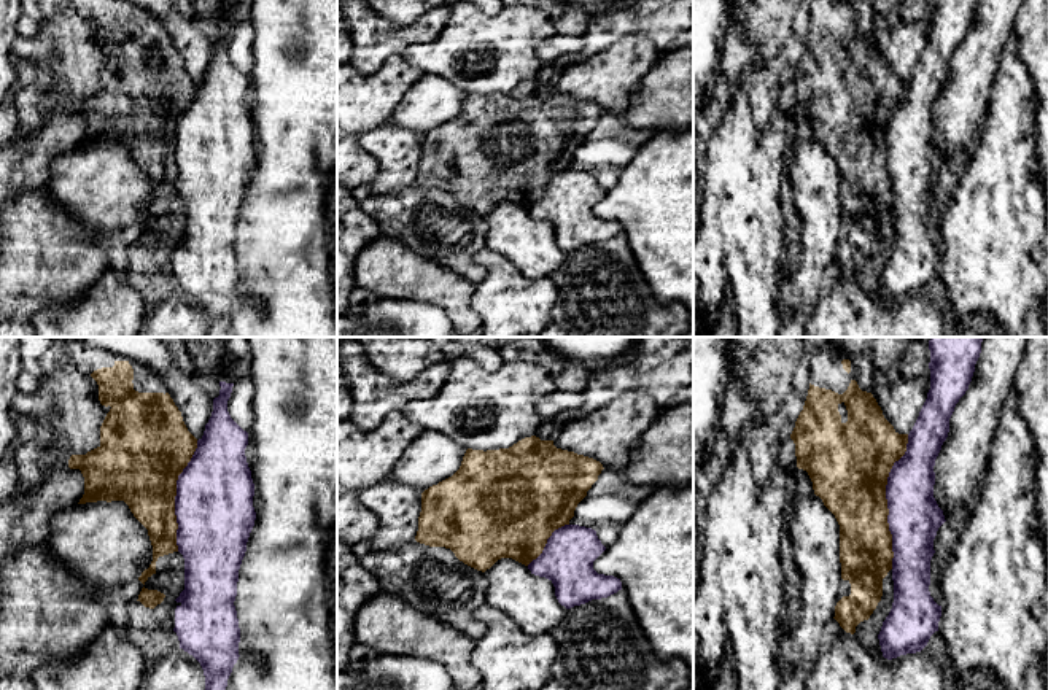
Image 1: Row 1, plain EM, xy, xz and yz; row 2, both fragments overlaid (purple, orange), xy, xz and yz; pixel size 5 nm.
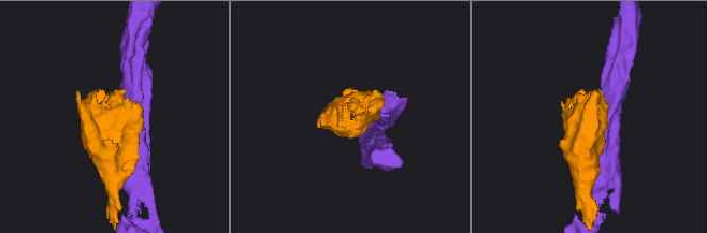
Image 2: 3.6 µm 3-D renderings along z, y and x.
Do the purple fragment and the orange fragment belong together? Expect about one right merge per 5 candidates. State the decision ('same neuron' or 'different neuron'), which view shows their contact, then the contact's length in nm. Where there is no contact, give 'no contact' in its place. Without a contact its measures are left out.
different neuron; meets purple in yz; contact 700 nm long

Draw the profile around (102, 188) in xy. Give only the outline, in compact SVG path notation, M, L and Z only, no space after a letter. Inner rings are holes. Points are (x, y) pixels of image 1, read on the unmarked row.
M97 145L59 154L43 188L48 200L67 211L99 242L138 224L153 205L148 173L124 145Z

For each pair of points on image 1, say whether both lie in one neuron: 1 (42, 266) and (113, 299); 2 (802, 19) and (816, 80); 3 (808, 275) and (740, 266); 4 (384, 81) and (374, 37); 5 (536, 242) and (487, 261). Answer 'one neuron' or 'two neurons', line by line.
1: two neurons
2: two neurons
3: two neurons
4: two neurons
5: two neurons

